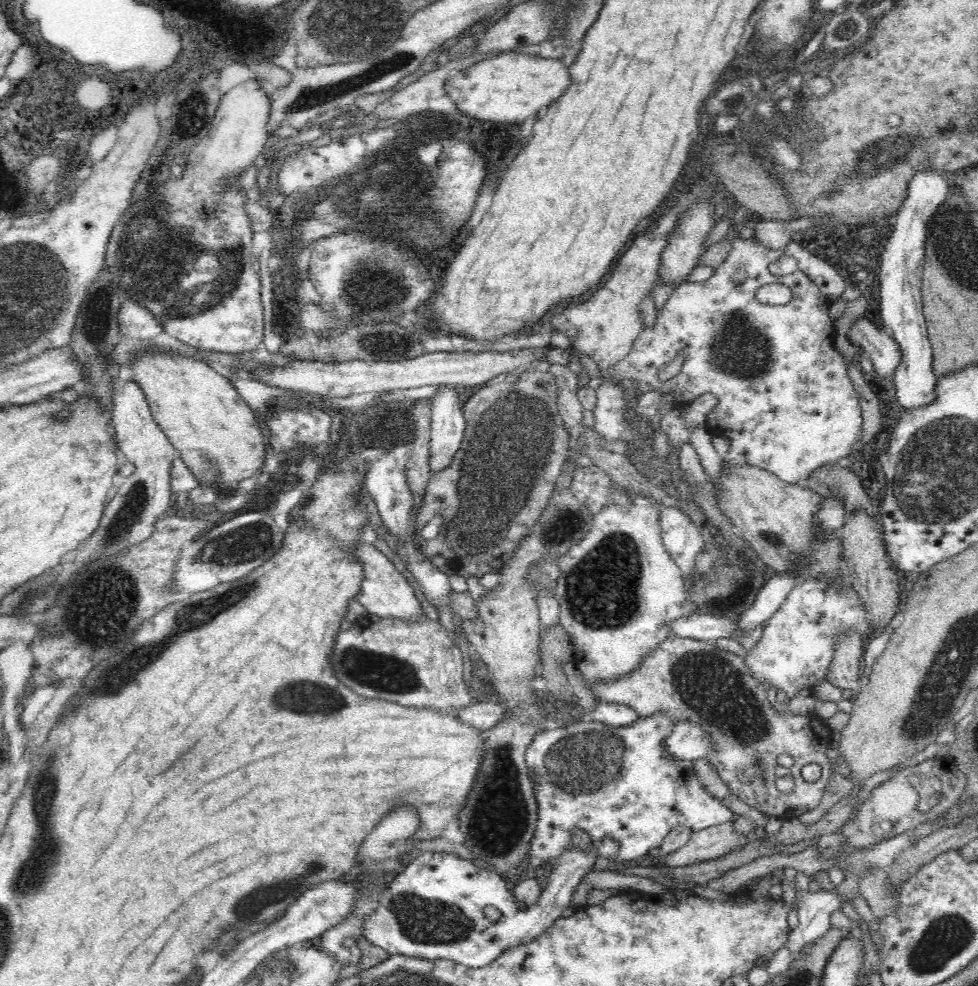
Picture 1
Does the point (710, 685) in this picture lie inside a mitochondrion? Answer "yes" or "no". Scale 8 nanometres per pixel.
yes

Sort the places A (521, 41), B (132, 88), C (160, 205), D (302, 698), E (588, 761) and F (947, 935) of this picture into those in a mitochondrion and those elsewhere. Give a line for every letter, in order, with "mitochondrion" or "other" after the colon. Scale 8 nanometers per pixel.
A: other
B: other
C: mitochondrion
D: mitochondrion
E: mitochondrion
F: mitochondrion

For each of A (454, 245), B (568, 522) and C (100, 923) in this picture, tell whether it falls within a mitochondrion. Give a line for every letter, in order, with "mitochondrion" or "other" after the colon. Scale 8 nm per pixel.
A: other
B: mitochondrion
C: other

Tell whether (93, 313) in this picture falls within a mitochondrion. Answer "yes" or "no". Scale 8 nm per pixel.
yes

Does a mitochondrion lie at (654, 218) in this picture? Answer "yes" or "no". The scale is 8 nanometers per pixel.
no

